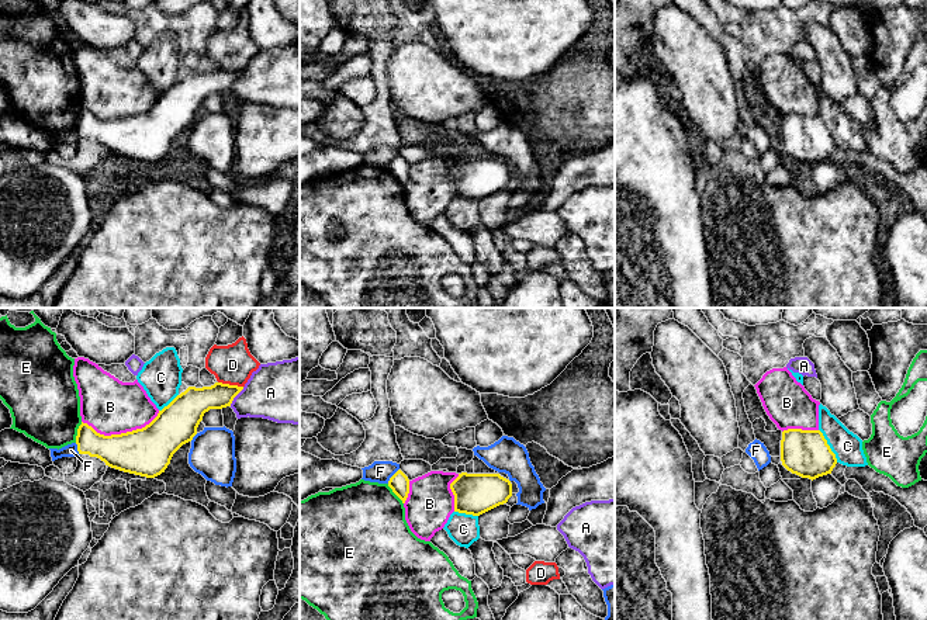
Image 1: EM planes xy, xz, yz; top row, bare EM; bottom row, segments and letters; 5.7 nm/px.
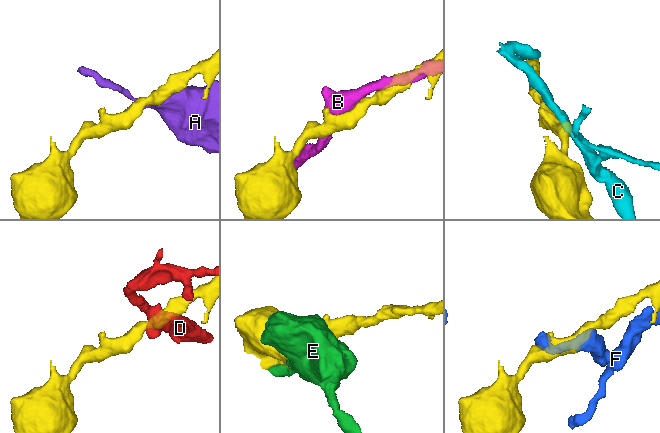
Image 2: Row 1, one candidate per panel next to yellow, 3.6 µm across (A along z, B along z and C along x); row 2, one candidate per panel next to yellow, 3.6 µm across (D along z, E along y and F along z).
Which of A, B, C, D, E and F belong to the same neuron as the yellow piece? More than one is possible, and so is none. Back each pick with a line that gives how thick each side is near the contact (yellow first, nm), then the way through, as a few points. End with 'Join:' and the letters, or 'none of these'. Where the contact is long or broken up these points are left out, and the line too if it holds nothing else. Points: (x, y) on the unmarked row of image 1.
Join: none of these

